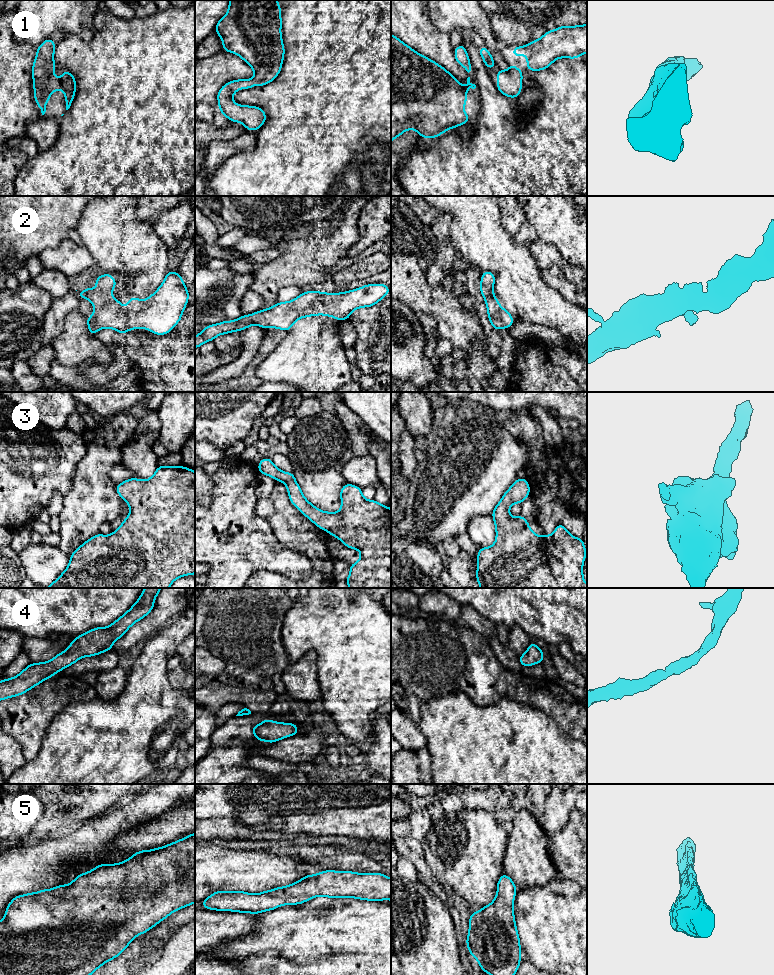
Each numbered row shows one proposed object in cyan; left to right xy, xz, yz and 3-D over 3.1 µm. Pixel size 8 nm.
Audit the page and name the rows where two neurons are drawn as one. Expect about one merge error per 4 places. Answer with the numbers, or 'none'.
none

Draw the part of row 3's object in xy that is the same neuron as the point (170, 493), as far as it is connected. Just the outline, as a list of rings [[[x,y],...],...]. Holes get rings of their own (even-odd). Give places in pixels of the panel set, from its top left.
[[[158,466],[154,475],[143,481],[137,478],[125,480],[116,484],[116,492],[130,506],[130,513],[109,536],[96,534],[85,541],[71,554],[70,562],[65,571],[46,588],[169,588],[177,578],[195,574],[195,472],[187,467],[181,466]]]

